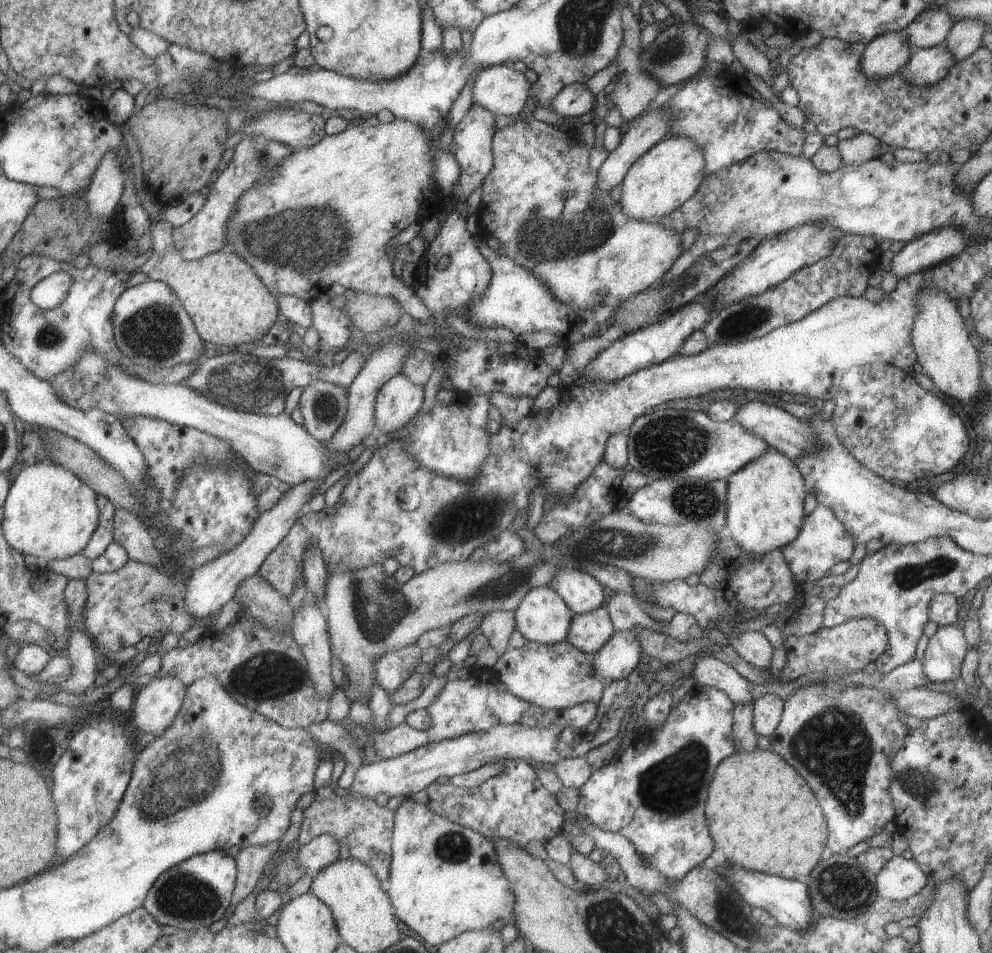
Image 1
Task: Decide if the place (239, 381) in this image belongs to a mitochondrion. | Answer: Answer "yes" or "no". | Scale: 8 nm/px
yes

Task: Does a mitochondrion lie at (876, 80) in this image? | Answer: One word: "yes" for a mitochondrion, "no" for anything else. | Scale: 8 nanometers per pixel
no

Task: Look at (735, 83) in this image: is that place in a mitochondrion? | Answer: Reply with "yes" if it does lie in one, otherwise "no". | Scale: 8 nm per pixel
no

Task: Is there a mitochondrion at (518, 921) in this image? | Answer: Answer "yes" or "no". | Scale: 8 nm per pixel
no

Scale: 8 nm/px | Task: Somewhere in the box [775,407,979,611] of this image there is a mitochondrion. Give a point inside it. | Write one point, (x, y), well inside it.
(906, 577)

